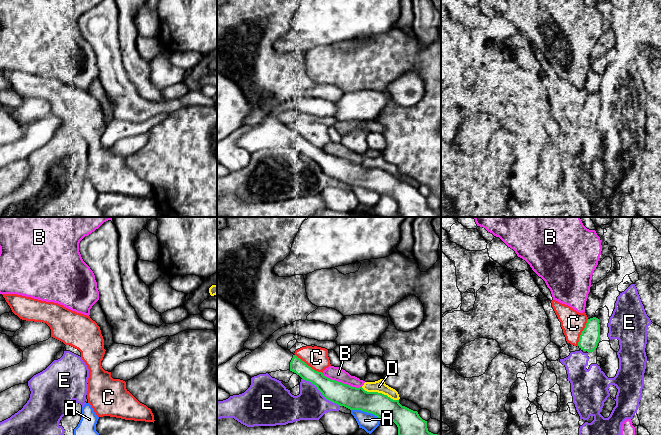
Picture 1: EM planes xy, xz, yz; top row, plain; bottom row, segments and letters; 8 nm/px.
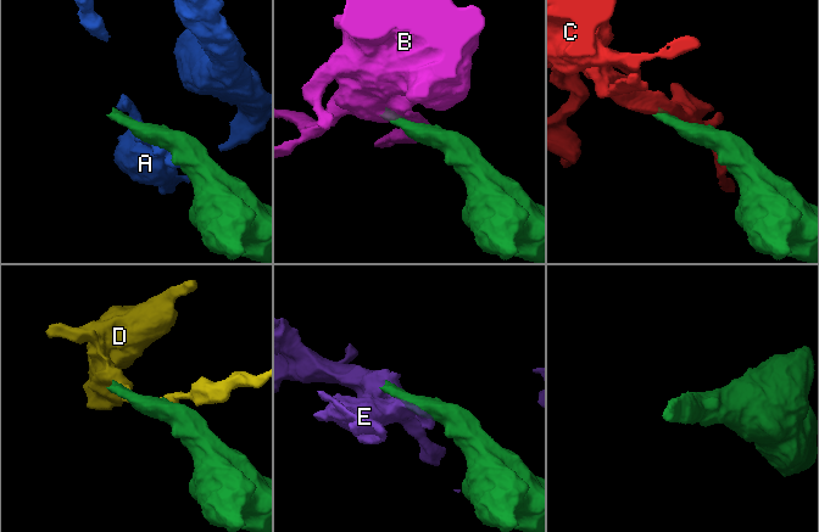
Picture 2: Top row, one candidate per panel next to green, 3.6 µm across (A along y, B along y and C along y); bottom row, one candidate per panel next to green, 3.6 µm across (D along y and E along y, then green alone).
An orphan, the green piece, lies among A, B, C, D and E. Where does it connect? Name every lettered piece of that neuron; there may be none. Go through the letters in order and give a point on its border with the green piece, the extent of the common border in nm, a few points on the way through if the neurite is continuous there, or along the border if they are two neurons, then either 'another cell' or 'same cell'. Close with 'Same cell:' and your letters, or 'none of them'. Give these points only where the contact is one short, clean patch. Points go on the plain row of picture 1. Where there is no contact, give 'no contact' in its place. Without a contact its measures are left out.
A: xz (366, 187) | 260 nm | another cell
B: xz (342, 159) | 340 nm | another cell
C: xz (309, 142) | 280 nm | another cell
D: xz (380, 169) | 320 nm | along xz (361, 163), (367, 167), (381, 168), (398, 176) | another cell
E: xz (321, 168) | 380 nm | another cell
Same cell: none of them

